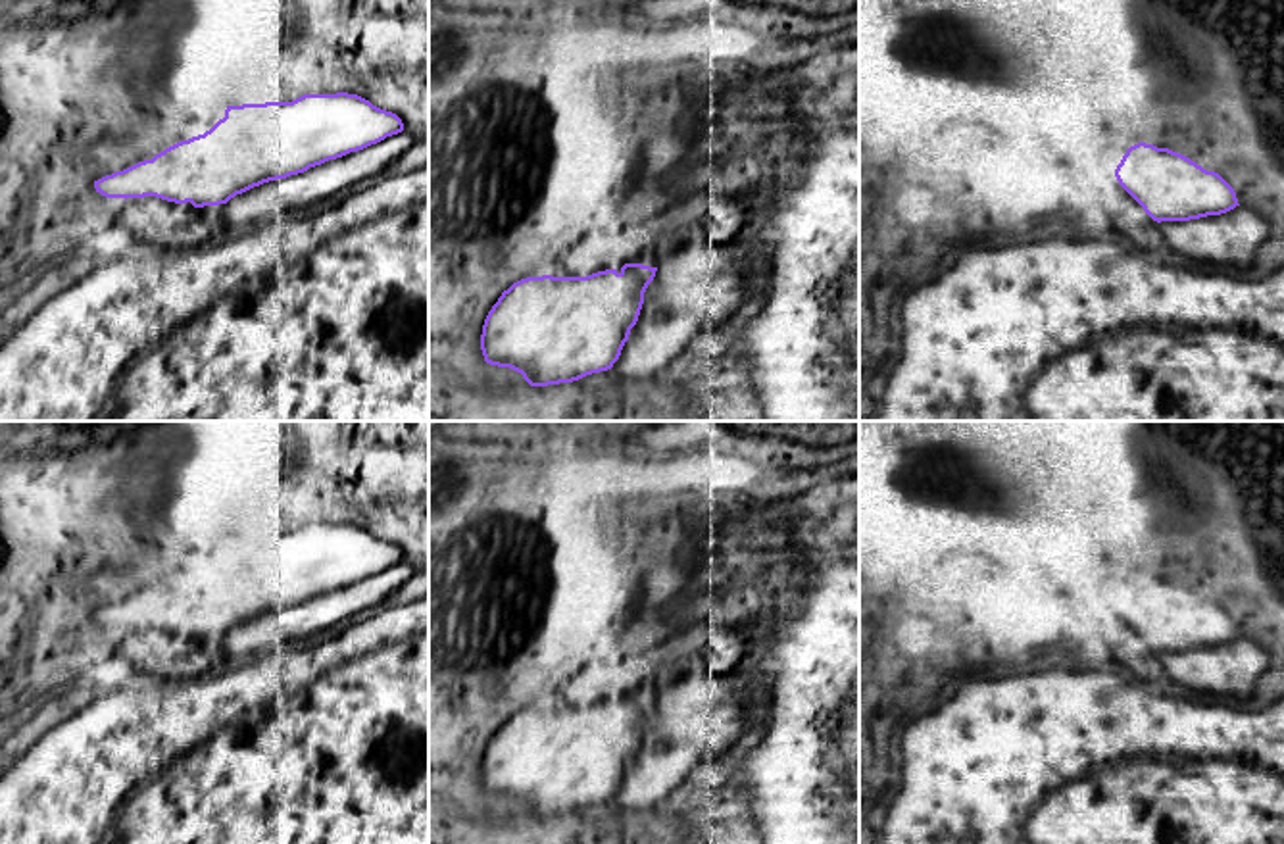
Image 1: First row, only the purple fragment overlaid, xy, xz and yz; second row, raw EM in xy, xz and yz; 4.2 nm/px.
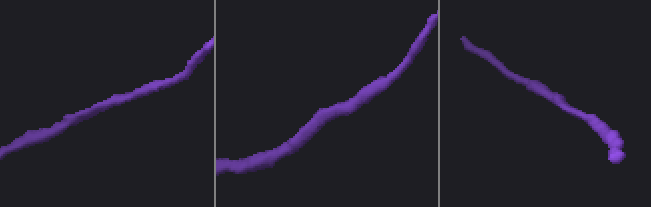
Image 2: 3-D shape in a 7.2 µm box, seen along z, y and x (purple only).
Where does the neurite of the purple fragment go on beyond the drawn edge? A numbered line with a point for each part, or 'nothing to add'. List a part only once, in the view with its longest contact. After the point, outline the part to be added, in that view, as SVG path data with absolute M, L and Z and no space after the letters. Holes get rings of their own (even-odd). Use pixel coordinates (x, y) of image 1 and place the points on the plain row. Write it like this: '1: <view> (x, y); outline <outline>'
nothing to add

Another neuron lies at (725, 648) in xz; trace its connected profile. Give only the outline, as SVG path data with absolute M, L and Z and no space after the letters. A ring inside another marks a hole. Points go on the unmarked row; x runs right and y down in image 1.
M704 619L682 633L669 633L646 642L642 656L600 656L559 686L542 706L586 707L625 694L659 698L696 665L711 675L727 675L755 650L757 627L713 629Z

